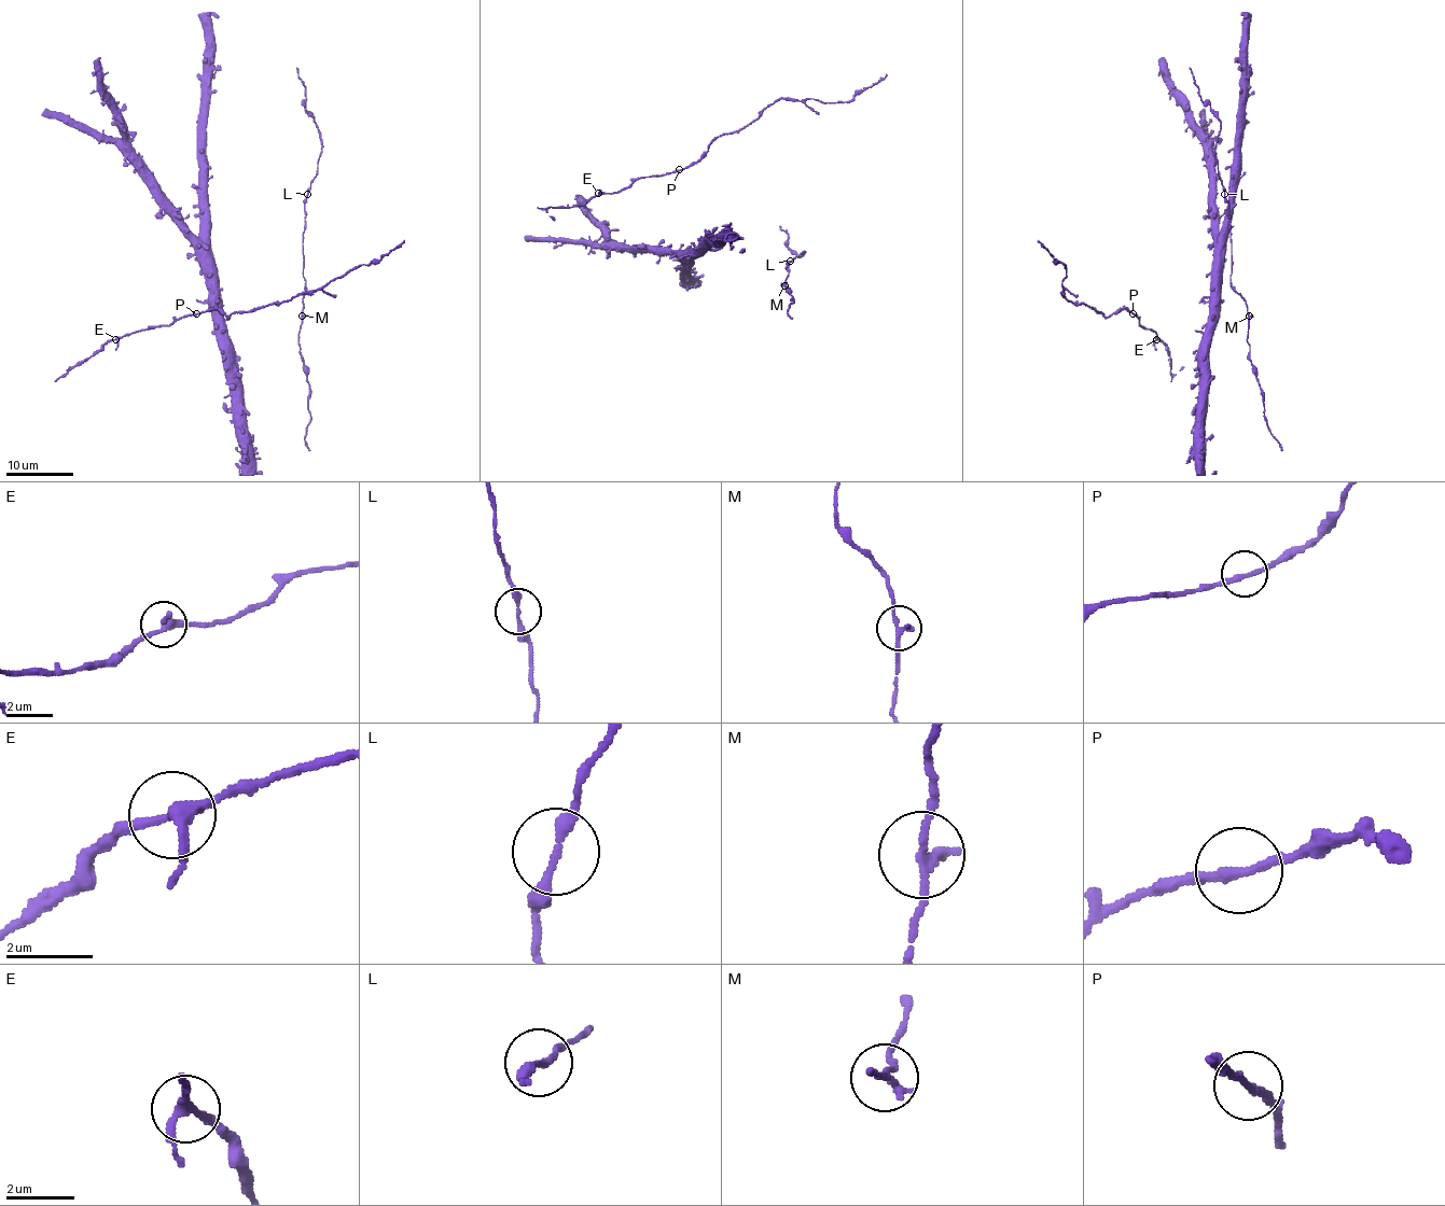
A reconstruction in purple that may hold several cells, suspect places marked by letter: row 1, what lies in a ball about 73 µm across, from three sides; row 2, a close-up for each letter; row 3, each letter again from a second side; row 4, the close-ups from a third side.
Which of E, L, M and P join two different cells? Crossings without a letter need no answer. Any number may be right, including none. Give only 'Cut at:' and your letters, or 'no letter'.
Cut at: no letter

